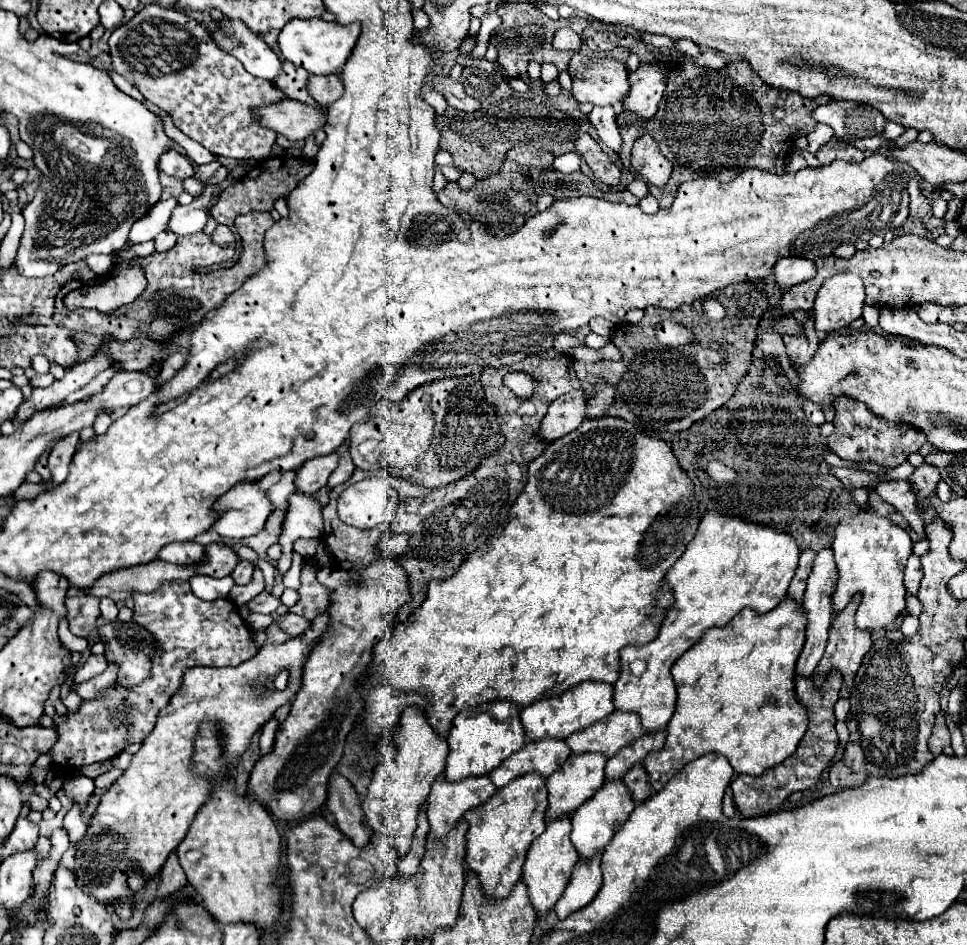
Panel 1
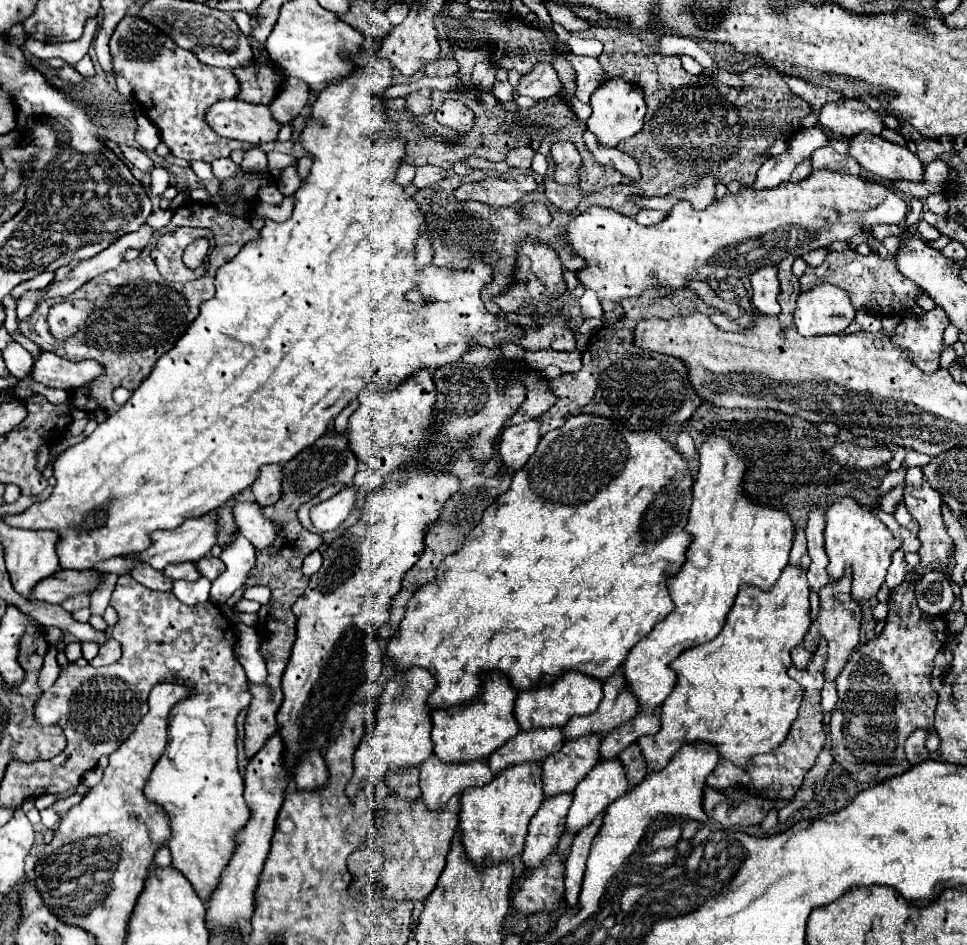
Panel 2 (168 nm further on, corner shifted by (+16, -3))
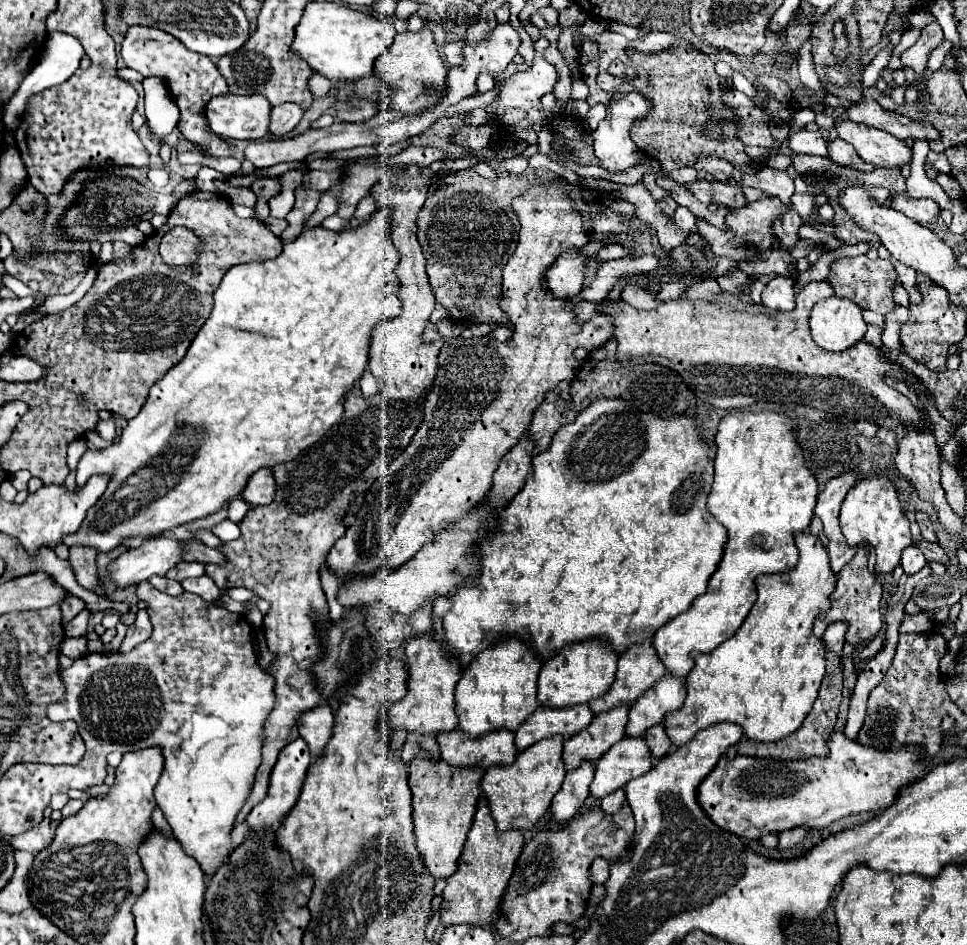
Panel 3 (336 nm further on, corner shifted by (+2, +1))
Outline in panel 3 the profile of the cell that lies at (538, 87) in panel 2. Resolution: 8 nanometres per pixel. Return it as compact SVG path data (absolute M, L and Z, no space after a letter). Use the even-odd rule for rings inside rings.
M534 58L534 66L528 72L518 72L498 82L498 96L490 106L486 106L486 112L490 118L500 120L508 108L536 108L542 96L552 92L556 80L556 68L544 58Z

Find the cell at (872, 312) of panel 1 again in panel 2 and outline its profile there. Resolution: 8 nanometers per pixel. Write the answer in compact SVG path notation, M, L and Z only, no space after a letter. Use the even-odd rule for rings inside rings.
M858 310L856 312L856 322L866 332L878 332L878 330L882 330L882 318L872 314L872 312L868 312L868 310Z

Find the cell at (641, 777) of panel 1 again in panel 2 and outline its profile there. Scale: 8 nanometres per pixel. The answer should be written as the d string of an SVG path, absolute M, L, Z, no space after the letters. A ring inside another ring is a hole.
M632 744L624 752L620 752L618 760L622 762L622 766L626 770L626 778L628 778L630 786L636 786L646 778L646 762L636 744Z

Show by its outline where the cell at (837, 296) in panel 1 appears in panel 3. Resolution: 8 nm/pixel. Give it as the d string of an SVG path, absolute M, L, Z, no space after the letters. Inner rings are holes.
M830 296L814 304L810 312L812 340L830 352L842 352L866 334L862 310L848 298Z

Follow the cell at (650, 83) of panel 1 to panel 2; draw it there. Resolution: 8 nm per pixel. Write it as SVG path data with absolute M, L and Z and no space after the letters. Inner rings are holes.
M610 78L602 86L598 86L590 98L592 104L592 116L588 118L586 126L590 132L598 136L598 142L604 146L616 146L618 142L634 136L642 128L642 120L646 114L644 104L644 92L638 84L632 84L624 78Z

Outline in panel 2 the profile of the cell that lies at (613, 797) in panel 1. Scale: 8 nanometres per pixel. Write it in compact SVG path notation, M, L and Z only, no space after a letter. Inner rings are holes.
M618 758L598 762L574 790L574 800L566 816L566 832L578 834L596 816L604 814L614 800L622 798L624 792L628 792L628 780Z

